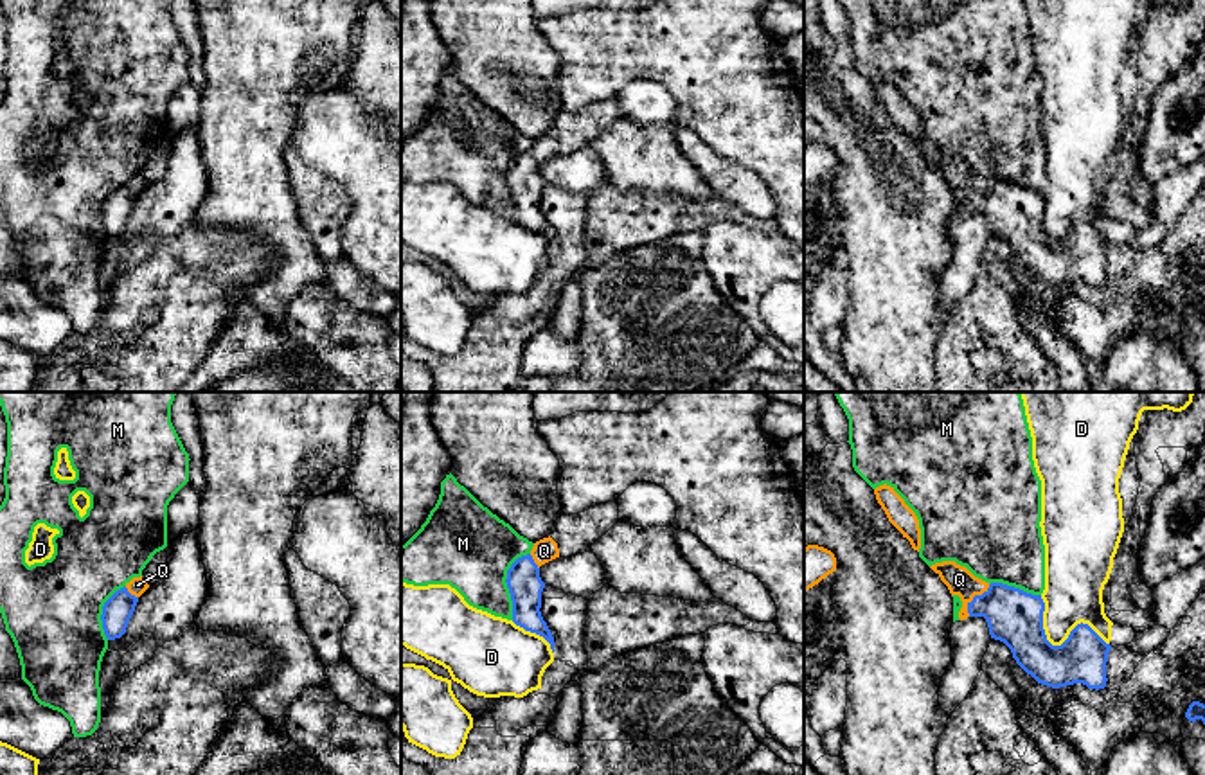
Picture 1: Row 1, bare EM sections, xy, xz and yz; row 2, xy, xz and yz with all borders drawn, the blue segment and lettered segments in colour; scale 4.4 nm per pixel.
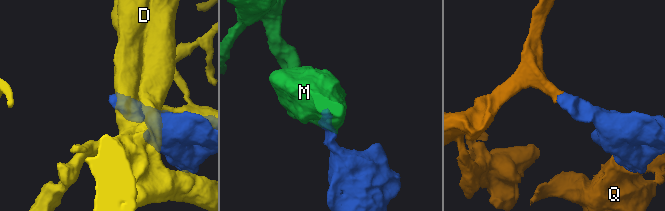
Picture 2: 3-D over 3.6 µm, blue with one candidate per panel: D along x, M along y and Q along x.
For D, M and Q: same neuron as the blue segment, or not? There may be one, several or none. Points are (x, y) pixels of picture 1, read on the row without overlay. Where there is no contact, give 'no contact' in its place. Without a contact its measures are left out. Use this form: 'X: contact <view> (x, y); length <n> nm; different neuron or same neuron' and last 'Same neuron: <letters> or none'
D: contact yz (1058, 243); length 380 nm; different neuron
M: contact xz (506, 178); length 320 nm; different neuron
Q: contact yz (973, 196); length 170 nm; same neuron
Same neuron: Q

